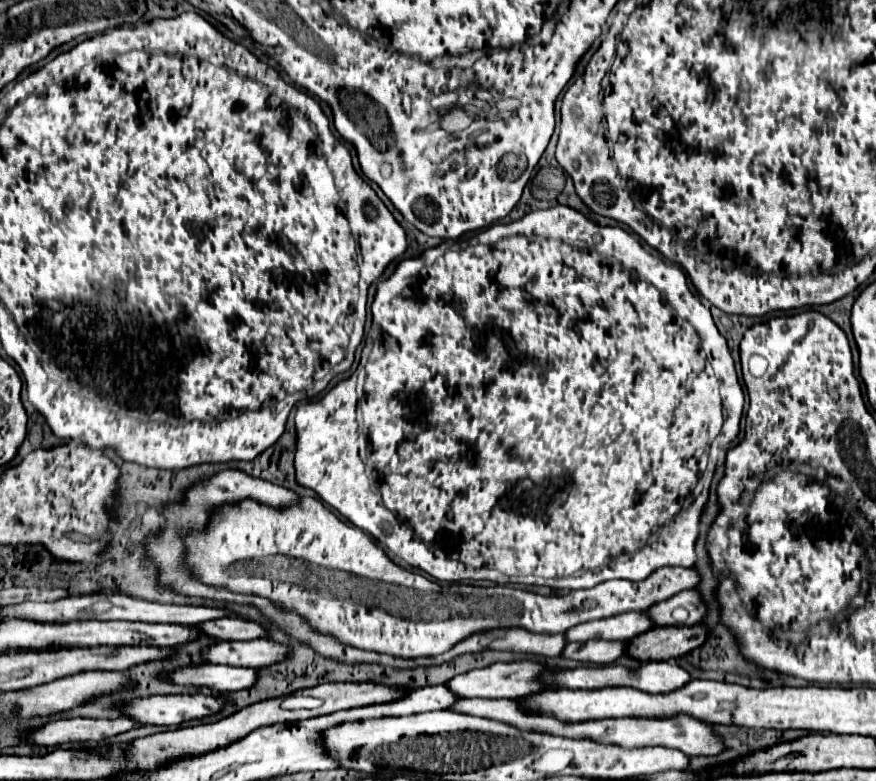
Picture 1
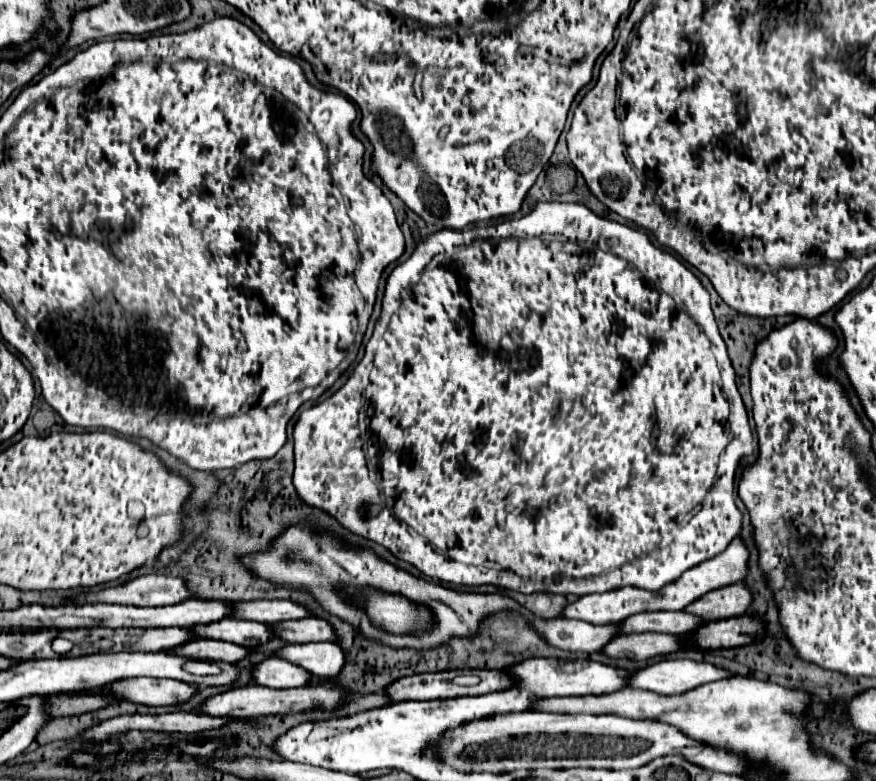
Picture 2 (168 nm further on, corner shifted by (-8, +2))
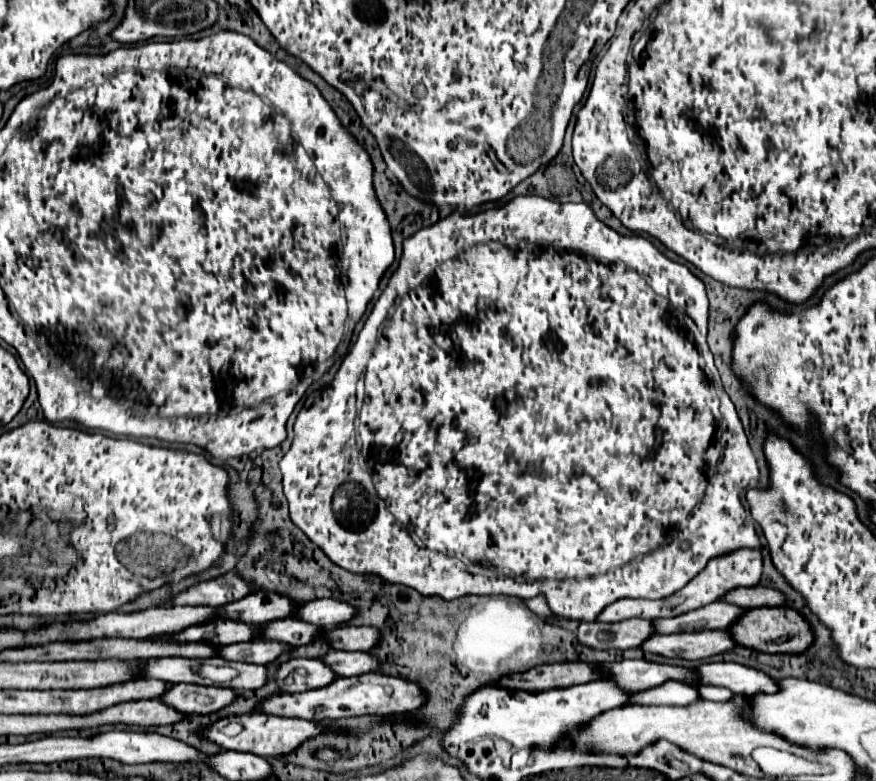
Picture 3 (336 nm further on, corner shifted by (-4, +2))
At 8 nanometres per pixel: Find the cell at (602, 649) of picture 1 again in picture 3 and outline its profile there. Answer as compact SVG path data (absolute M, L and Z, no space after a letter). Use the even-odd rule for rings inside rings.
M702 630L690 634L658 634L646 640L642 650L654 652L668 658L704 660L728 650L734 650L736 642L728 630Z

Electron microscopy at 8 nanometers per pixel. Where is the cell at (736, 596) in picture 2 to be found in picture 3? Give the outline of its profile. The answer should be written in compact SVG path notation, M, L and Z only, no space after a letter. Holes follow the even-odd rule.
M758 586L758 588L736 588L734 592L728 592L724 602L732 602L740 608L762 608L762 606L782 606L786 604L786 596L774 588Z

